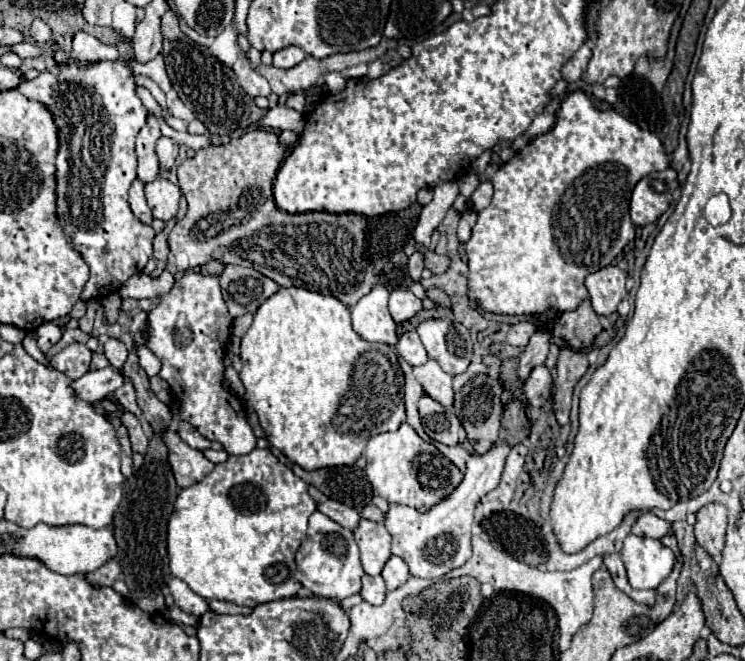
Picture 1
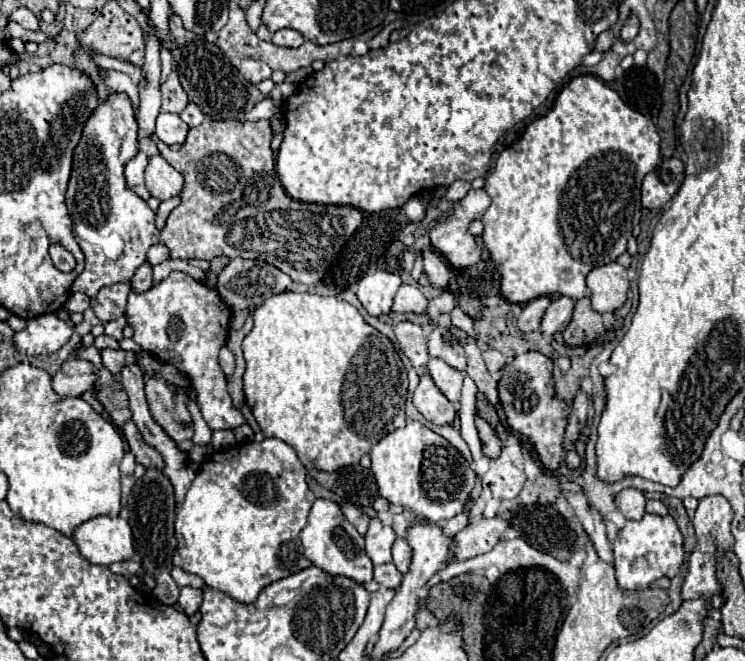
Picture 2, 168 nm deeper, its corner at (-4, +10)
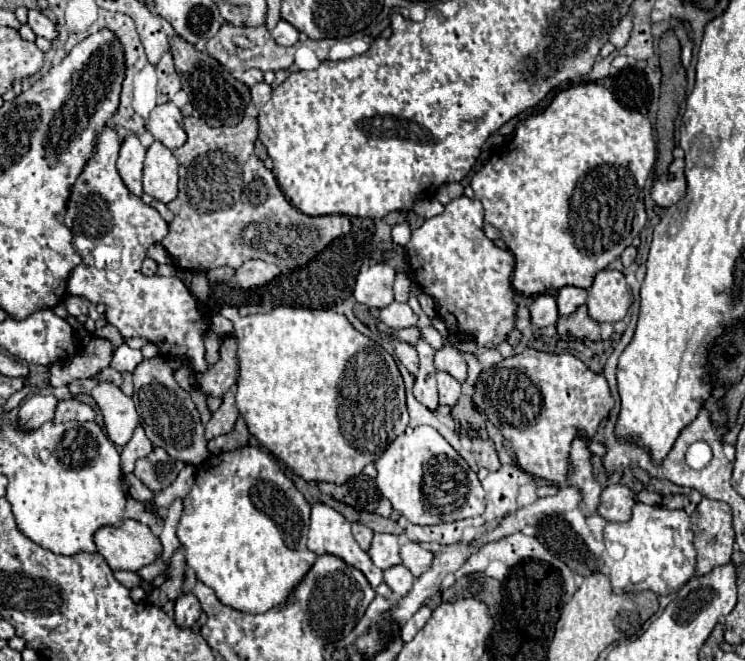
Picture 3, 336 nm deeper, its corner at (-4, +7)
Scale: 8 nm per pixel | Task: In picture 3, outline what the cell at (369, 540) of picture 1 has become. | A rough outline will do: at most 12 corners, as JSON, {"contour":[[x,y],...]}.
{"contour":[[377,533],[369,555],[379,569],[401,563],[399,539]]}

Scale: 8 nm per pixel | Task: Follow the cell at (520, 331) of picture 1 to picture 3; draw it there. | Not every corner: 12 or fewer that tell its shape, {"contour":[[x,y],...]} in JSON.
{"contour":[[549,293],[537,295],[531,321],[537,327],[557,323],[559,309]]}

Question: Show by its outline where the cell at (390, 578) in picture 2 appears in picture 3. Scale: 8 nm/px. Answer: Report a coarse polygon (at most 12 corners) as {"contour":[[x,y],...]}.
{"contour":[[405,565],[385,571],[385,583],[397,597],[407,595],[415,577]]}

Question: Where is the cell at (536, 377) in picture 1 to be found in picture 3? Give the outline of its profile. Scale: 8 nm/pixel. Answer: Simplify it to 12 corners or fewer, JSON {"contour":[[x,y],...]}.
{"contour":[[537,349],[481,371],[473,405],[533,477],[567,483],[605,377]]}

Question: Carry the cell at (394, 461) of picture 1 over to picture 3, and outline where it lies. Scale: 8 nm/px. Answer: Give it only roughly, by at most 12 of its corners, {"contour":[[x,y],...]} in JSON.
{"contour":[[429,425],[375,463],[377,487],[415,525],[485,511],[465,459]]}

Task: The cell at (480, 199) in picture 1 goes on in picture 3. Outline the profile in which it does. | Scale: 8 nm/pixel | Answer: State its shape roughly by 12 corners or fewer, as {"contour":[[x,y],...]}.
{"contour":[[457,197],[405,245],[449,333],[515,327],[515,257]]}

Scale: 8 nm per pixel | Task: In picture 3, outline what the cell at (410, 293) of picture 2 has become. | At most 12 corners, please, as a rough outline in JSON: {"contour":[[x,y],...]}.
{"contour":[[393,301],[381,309],[389,327],[413,327],[417,315],[407,303]]}

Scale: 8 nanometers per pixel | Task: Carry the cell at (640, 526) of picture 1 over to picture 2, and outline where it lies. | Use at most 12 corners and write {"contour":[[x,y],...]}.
{"contour":[[633,488],[617,496],[617,506],[627,520],[645,516],[647,498]]}

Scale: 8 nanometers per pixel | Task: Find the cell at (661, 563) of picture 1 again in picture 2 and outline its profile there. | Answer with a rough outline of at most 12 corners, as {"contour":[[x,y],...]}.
{"contour":[[671,516],[627,520],[613,544],[617,582],[673,578],[683,536]]}

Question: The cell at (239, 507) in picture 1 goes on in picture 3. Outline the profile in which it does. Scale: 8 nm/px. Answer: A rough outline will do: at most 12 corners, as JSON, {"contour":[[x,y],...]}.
{"contour":[[263,447],[197,469],[177,535],[221,603],[265,613],[317,559]]}

